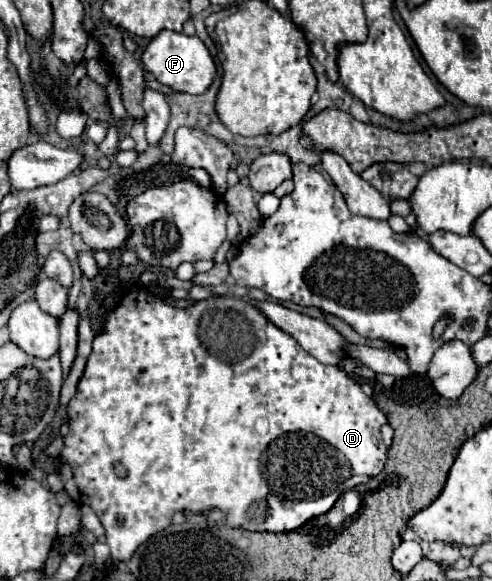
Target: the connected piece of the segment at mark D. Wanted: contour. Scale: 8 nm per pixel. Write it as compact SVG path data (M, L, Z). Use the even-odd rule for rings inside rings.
M144 287L132 289L122 303L106 317L104 331L94 339L92 353L88 357L84 375L78 383L76 395L68 403L70 433L64 437L62 467L60 475L66 485L66 493L76 501L90 505L100 517L106 529L106 543L110 547L112 559L126 561L132 557L138 545L148 537L162 531L166 521L172 519L176 511L202 513L204 509L220 509L224 513L224 525L232 529L246 531L268 531L268 533L288 533L302 527L306 521L328 513L340 499L344 489L354 489L376 477L386 465L386 447L382 443L380 429L388 423L380 407L362 391L362 387L346 375L340 367L322 365L318 359L308 355L294 337L276 327L268 317L250 301L236 297L210 297L198 301L186 309L176 309L164 301L148 295ZM260 457L268 457L268 481L260 471ZM114 463L122 463L128 469L126 479L118 479L114 473Z

